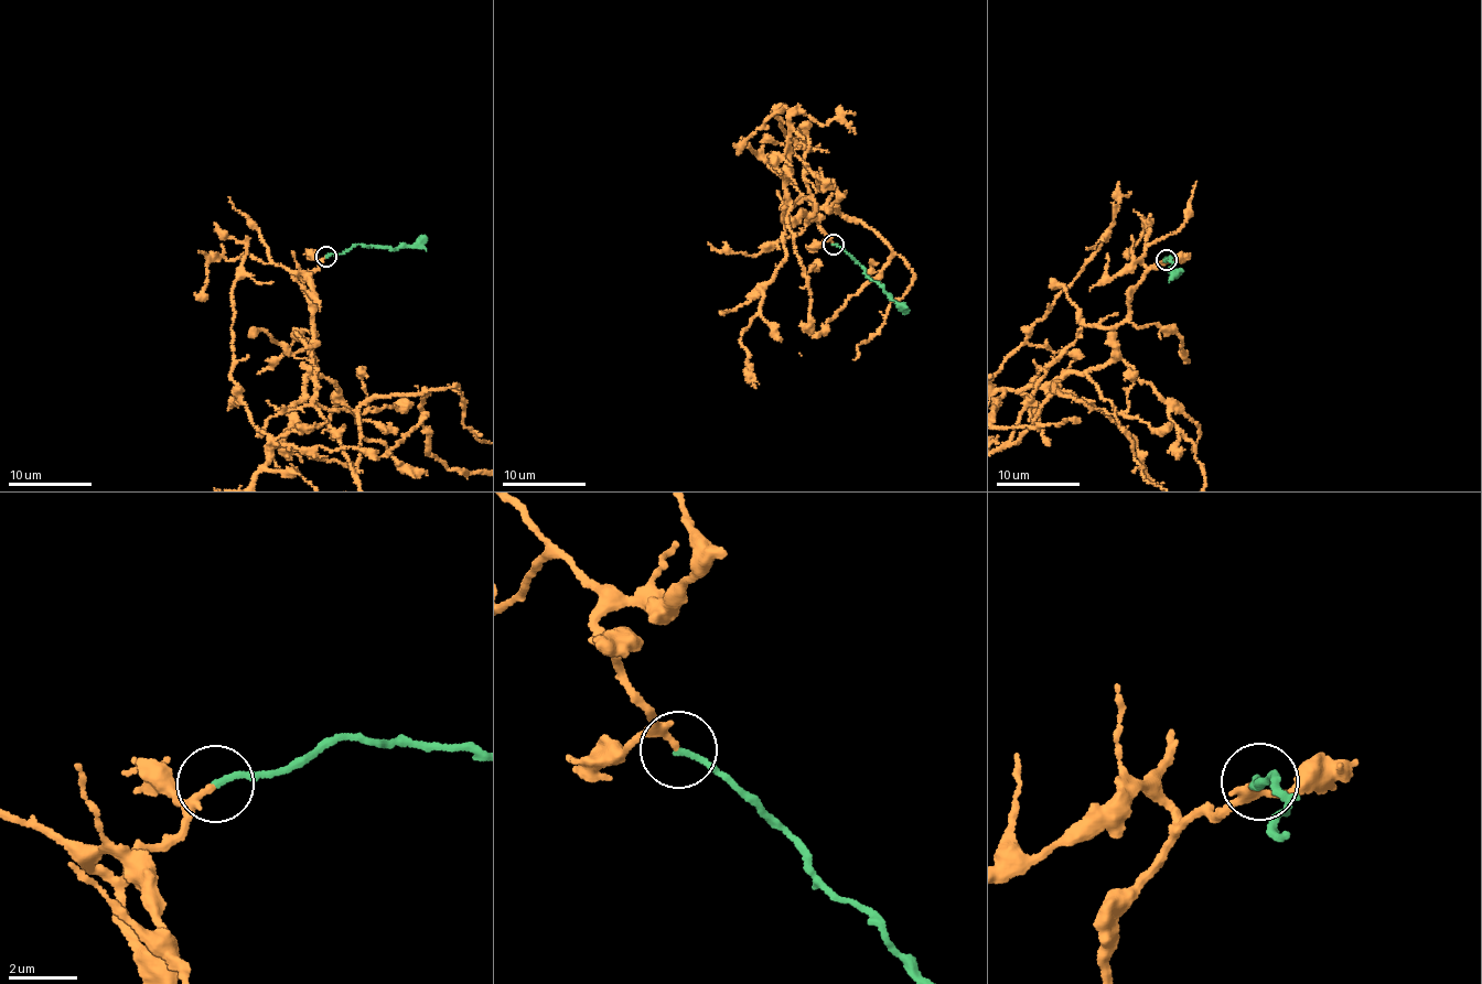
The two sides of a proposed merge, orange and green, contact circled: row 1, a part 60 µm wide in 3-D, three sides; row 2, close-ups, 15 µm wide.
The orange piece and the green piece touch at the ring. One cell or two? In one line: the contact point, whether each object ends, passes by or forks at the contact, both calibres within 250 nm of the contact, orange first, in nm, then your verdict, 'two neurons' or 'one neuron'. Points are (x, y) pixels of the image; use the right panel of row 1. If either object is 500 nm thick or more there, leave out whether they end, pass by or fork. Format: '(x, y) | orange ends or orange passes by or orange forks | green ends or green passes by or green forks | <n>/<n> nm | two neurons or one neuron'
(1167, 259) | orange passes by | green ends | 190/190 nm | one neuron

